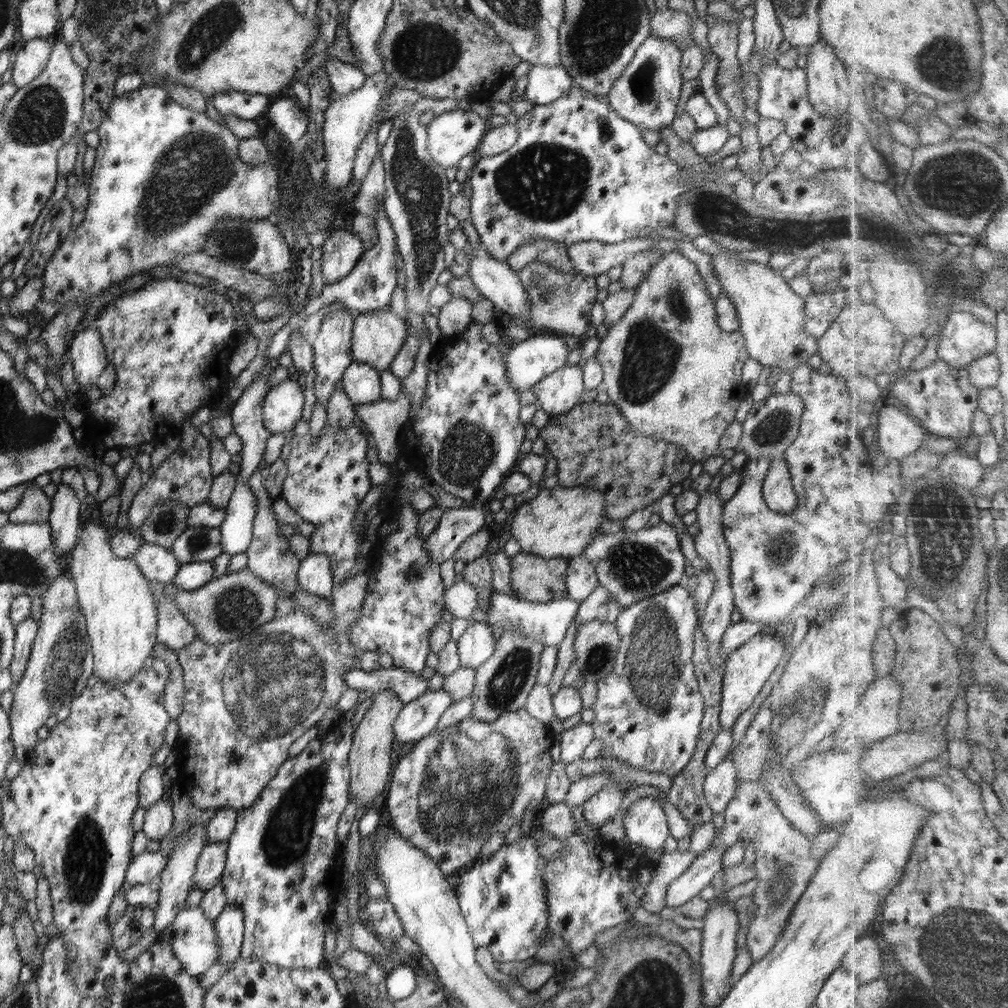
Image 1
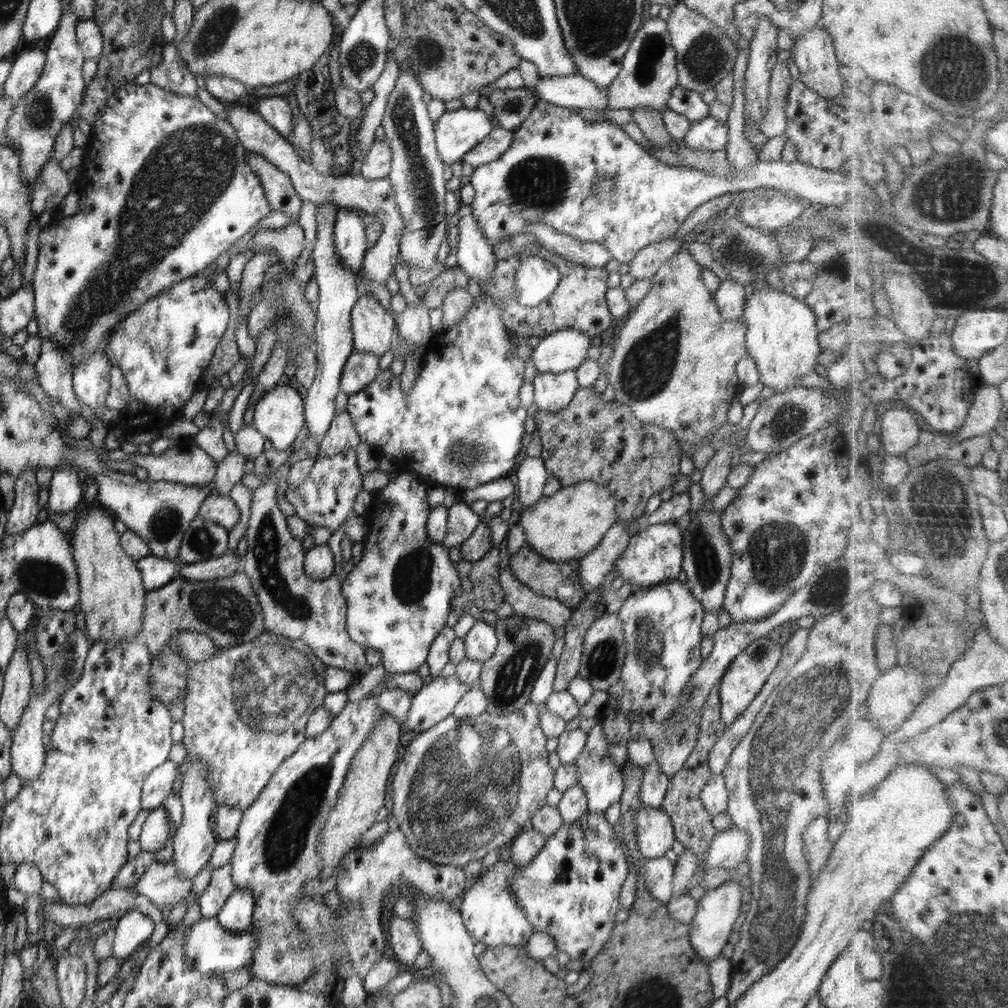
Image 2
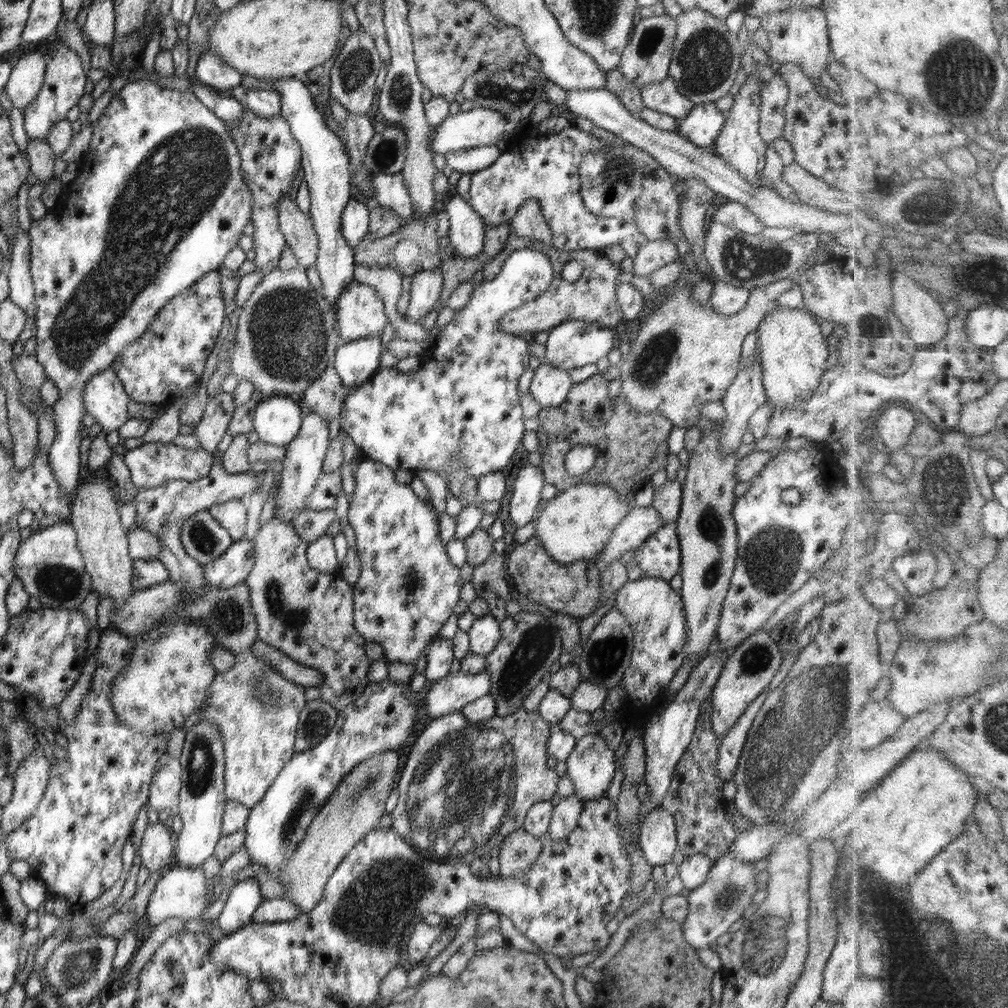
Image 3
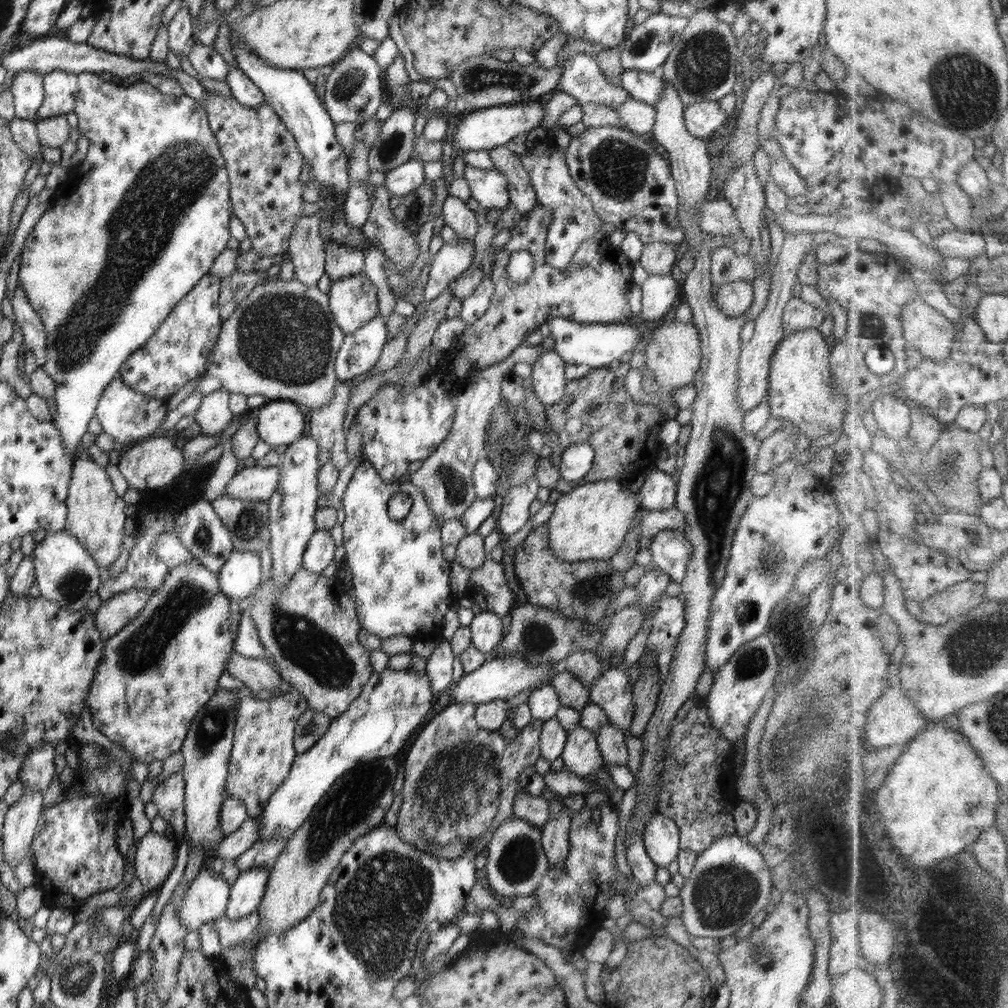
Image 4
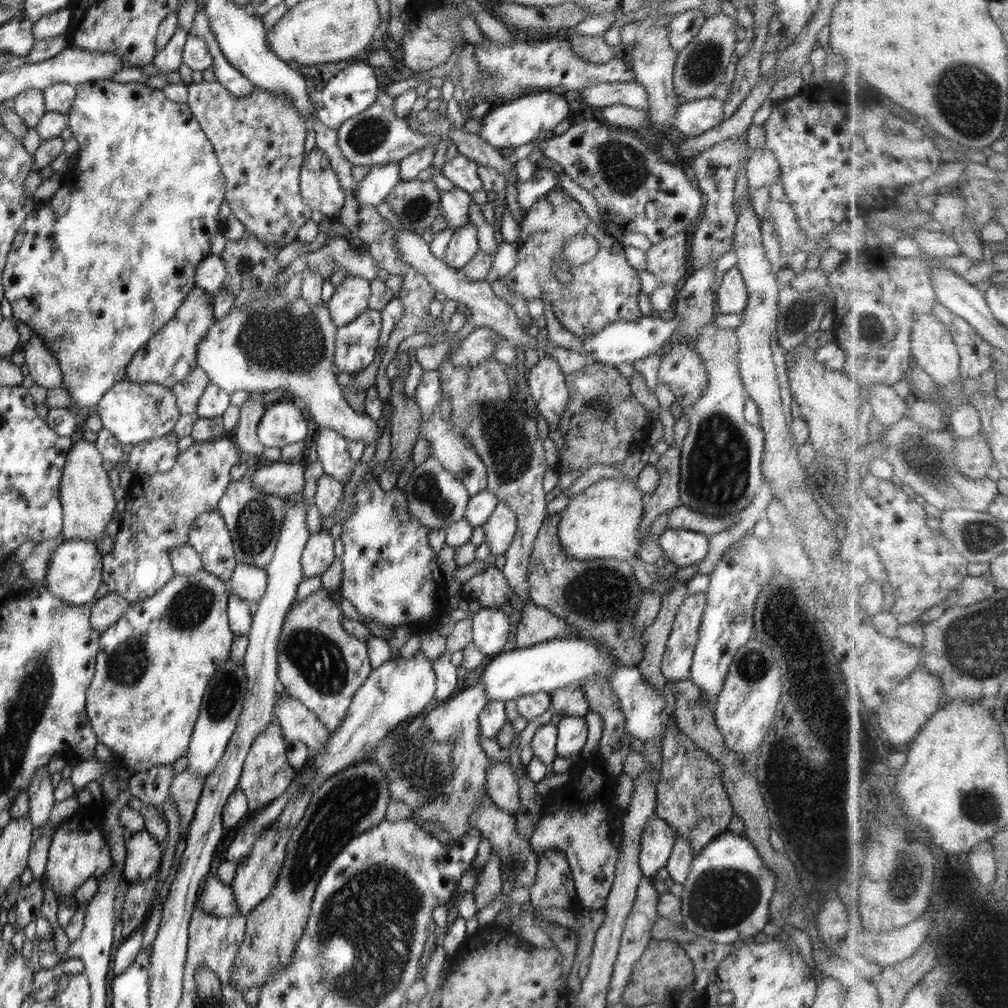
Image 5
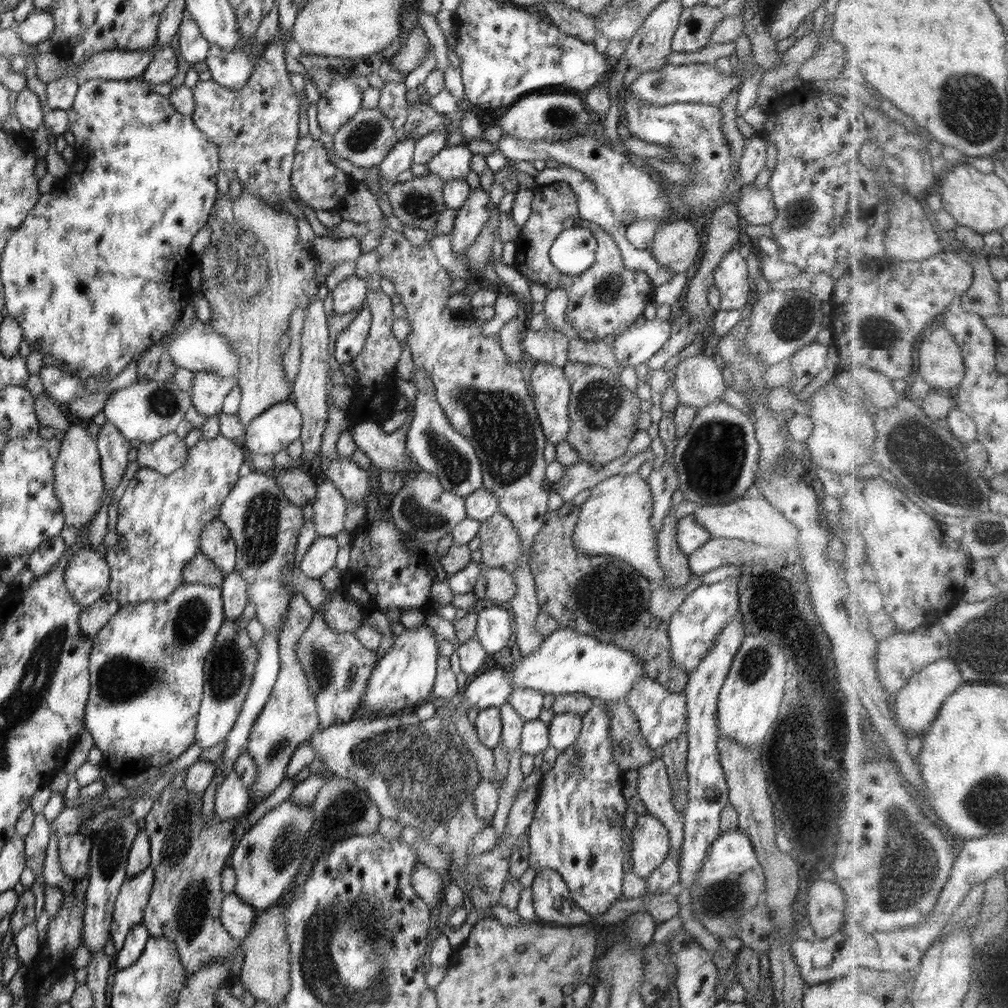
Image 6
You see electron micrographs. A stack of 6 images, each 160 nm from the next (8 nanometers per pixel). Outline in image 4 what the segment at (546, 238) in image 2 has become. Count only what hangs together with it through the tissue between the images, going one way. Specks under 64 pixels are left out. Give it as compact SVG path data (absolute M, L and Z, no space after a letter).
M506 145L489 151L495 168L505 176L509 200L522 216L529 215L538 205L534 188L530 185L528 171L522 164L522 158L510 151Z

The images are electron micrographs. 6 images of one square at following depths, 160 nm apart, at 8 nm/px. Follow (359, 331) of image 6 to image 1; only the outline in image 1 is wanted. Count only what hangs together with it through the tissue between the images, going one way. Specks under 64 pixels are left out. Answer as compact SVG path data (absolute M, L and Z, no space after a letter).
M353 360L341 379L344 394L347 394L355 405L382 399L379 372L370 364Z

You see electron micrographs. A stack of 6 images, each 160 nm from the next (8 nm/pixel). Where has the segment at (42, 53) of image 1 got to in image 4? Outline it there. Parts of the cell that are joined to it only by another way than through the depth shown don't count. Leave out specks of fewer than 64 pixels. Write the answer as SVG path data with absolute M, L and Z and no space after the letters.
M35 70L17 72L10 91L14 97L15 117L34 121L45 95L43 74Z

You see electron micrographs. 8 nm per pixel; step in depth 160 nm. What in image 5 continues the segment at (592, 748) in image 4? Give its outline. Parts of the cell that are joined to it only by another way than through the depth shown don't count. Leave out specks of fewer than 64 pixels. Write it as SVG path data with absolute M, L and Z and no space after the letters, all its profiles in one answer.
M565 716L560 719L555 746L559 756L579 755L587 741L586 724L583 717Z

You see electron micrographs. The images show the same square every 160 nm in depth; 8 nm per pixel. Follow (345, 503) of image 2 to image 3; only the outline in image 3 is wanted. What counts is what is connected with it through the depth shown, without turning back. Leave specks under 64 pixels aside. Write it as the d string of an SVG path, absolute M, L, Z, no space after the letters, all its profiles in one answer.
M340 467L332 473L320 475L318 484L314 485L314 491L310 491L306 499L306 510L322 512L322 510L336 510L336 498L343 490Z

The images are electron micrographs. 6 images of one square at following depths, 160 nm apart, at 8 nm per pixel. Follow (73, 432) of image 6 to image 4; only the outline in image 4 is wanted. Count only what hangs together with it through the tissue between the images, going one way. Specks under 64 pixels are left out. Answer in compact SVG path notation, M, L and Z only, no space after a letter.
M81 449L72 462L73 468L66 500L68 516L64 530L80 541L80 544L90 552L100 567L107 566L109 570L111 564L118 558L121 552L120 546L122 546L122 538L125 536L124 524L127 518L124 511L128 507L128 504L124 502L123 498L118 497L118 494L114 491L112 480L106 474L105 468L98 466L90 458L90 454L86 450Z

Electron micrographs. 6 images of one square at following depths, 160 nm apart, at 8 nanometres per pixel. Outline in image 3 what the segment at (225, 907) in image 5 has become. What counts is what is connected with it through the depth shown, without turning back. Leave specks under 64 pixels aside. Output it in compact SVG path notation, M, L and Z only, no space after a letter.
M172 864L168 872L163 873L158 879L155 889L150 894L145 910L145 920L148 920L152 928L167 918L180 918L183 921L191 918L197 921L203 916L209 905L217 899L217 894L210 892L207 879L200 868Z

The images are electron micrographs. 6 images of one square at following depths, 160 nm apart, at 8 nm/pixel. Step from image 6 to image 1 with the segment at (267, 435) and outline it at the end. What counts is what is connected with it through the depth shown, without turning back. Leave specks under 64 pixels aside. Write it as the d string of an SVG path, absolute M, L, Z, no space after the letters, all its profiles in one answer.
M295 375L274 385L262 403L263 423L271 434L294 430L304 408L304 393Z

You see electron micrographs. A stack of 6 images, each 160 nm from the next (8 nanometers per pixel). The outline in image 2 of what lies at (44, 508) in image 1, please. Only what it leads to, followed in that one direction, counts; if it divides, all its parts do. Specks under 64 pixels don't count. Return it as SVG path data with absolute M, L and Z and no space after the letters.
M32 470L16 478L16 496L12 508L6 512L8 523L6 535L18 535L37 524L39 510L39 488L37 477Z

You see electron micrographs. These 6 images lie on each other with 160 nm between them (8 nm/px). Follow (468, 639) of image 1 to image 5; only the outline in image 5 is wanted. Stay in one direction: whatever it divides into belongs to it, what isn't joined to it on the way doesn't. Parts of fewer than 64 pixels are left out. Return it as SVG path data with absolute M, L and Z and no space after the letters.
M482 607L471 617L474 643L488 658L499 655L510 636L510 618L500 608Z

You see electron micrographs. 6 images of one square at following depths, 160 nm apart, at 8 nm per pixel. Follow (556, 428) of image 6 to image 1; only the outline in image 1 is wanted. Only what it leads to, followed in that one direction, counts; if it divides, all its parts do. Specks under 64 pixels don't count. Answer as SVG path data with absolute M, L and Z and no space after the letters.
M566 364L531 389L538 398L539 409L553 416L568 412L580 403L584 387L583 370L578 365Z

